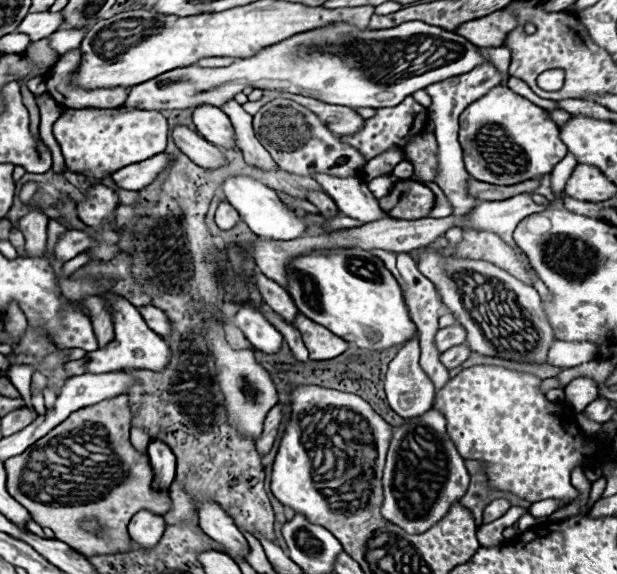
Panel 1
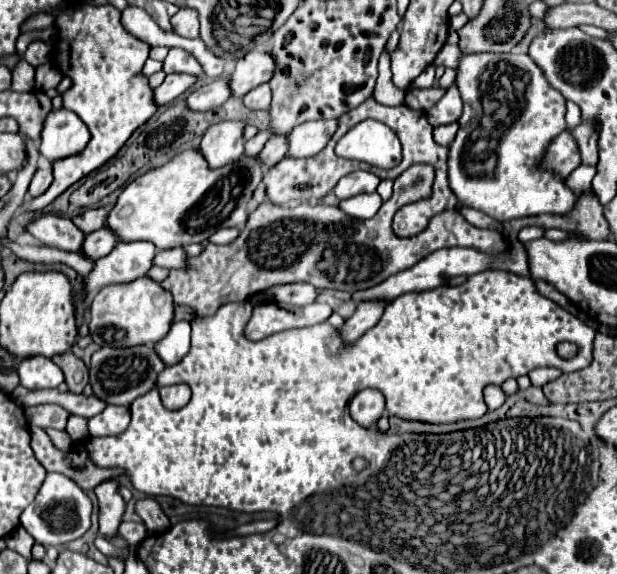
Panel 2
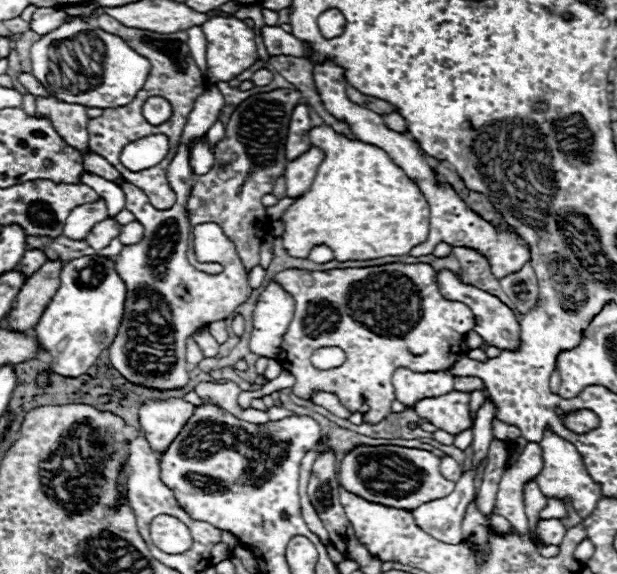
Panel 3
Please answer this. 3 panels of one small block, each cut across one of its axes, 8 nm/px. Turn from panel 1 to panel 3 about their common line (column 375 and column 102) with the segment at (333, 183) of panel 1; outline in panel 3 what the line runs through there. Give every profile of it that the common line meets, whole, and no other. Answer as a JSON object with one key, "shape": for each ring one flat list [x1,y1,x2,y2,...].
{"shape":[[102,198,92,204,76,206,66,220,64,236,72,238,72,240,84,240,86,234,94,228,94,224,102,222,104,218,108,218,108,208]]}

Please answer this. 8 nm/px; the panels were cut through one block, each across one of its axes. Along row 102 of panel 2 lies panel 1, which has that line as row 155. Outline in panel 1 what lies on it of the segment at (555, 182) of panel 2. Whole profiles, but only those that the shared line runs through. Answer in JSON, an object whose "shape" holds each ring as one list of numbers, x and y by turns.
{"shape":[[506,86,486,92,460,114,460,144,468,174,496,186,512,186,550,174,568,152,548,112]]}

